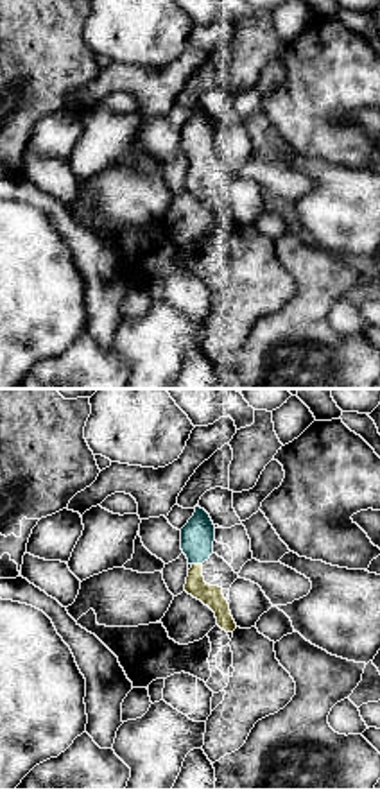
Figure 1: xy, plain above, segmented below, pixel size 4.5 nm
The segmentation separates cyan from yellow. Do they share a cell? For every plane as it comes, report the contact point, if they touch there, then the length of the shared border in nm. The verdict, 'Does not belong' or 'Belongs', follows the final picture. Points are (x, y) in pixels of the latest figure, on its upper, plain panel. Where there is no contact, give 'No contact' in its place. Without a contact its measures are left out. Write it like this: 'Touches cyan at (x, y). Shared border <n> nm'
Touches cyan at (198, 162). Shared border 50 nm

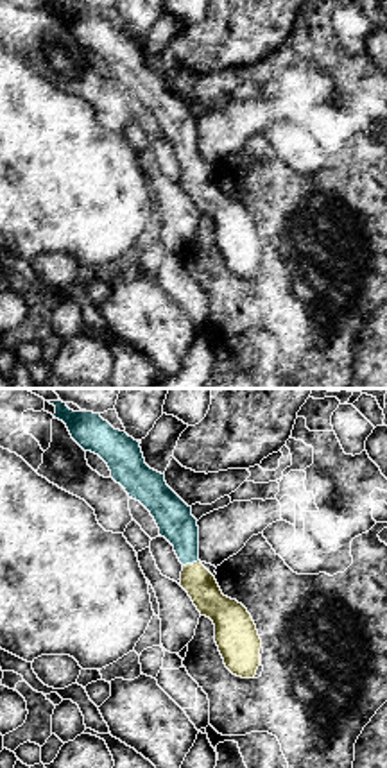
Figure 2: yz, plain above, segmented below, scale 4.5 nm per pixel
Touches cyan at (190, 162). Shared border 80 nm

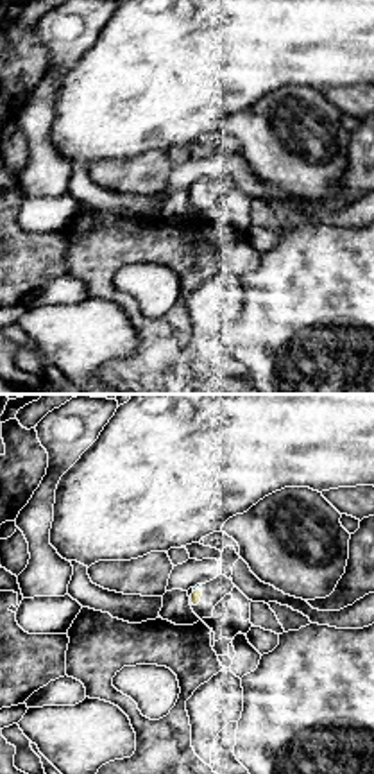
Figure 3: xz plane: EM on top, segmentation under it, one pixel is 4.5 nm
No contact

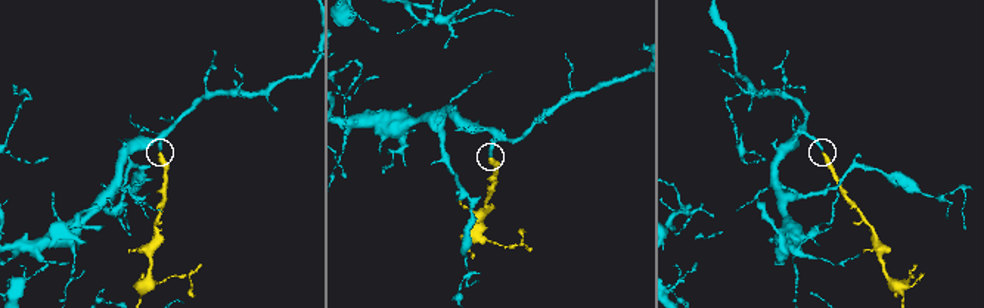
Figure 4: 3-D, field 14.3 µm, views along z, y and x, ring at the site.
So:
Belongs

